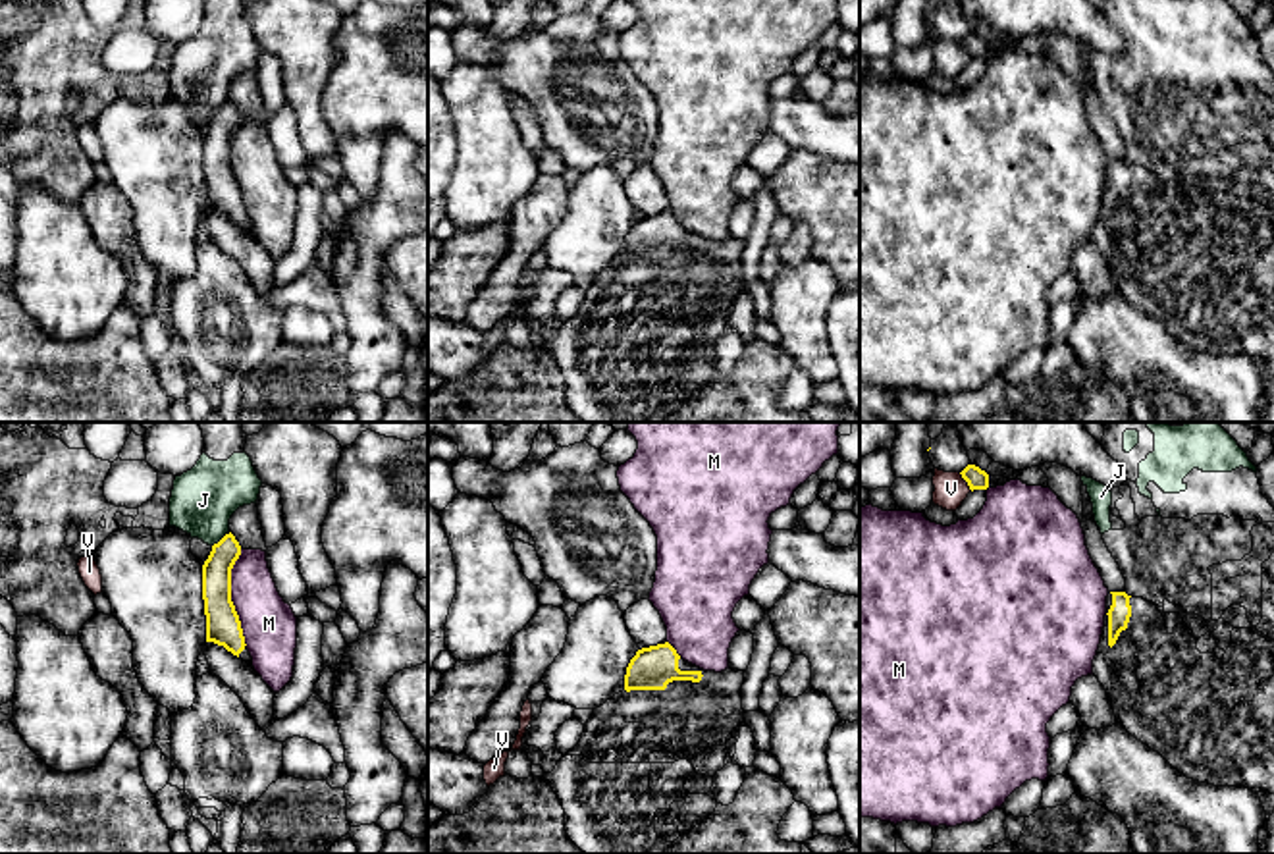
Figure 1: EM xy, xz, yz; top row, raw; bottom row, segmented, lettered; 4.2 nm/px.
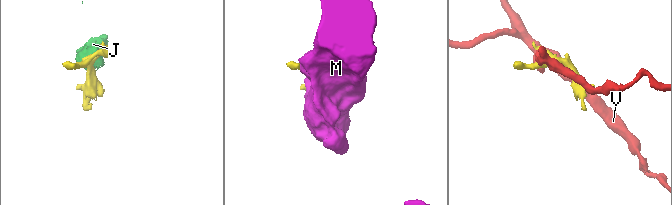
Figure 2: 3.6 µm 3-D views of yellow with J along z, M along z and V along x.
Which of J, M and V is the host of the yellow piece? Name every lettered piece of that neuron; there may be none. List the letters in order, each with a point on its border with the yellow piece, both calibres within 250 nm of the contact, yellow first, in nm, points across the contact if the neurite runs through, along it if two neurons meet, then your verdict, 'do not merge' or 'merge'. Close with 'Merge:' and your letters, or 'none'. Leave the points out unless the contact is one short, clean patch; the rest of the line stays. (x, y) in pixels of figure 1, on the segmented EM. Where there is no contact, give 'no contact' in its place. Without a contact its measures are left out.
J: contact xy (222, 538); calibres 130 and 280 nm; border xy (230, 533), (212, 546); do not merge
M: contact xy (230, 596); calibres 140 and 220 nm; do not merge
V: contact yz (966, 480); calibres 90 and 140 nm; do not merge
Merge: none

